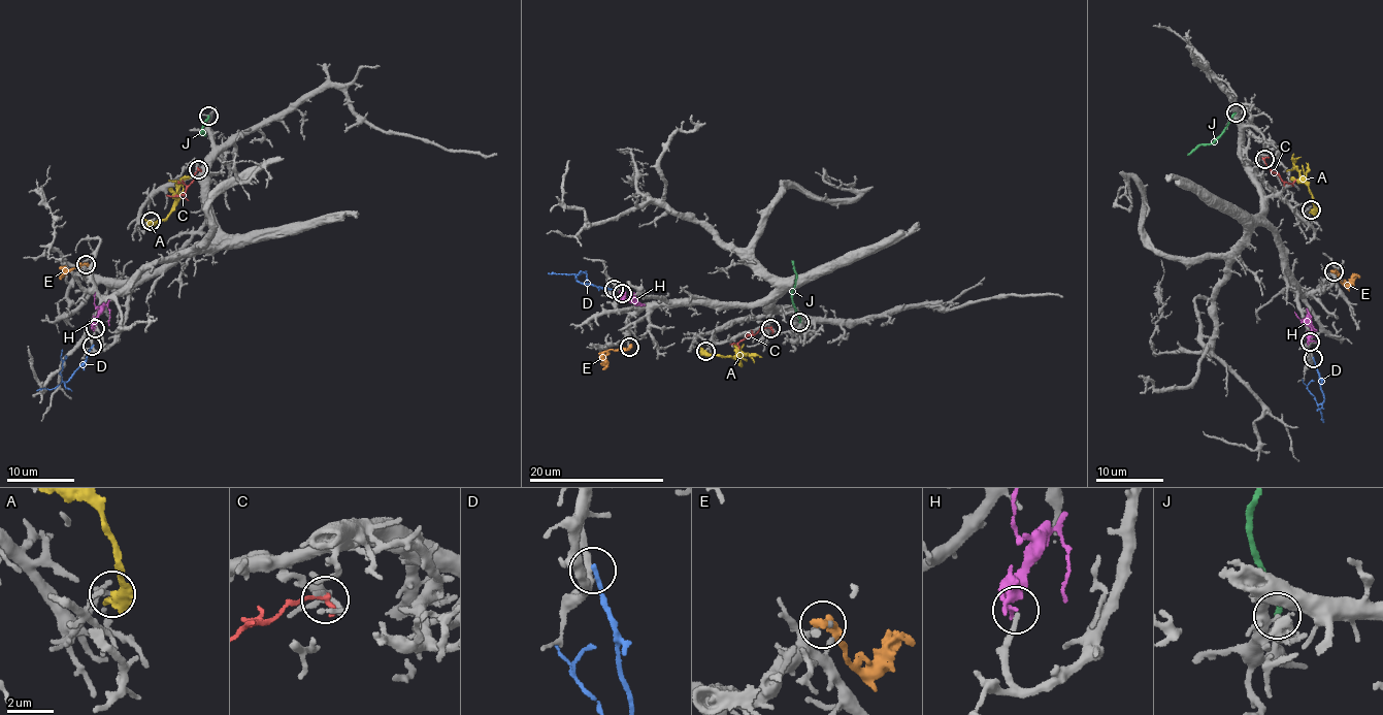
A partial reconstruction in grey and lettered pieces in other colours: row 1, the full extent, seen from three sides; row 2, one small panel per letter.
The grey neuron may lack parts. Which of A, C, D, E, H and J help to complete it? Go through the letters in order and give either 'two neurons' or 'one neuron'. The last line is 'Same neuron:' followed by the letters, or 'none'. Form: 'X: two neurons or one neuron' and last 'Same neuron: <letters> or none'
A: two neurons
C: two neurons
D: two neurons
E: two neurons
H: one neuron
J: one neuron
Same neuron: H, J

